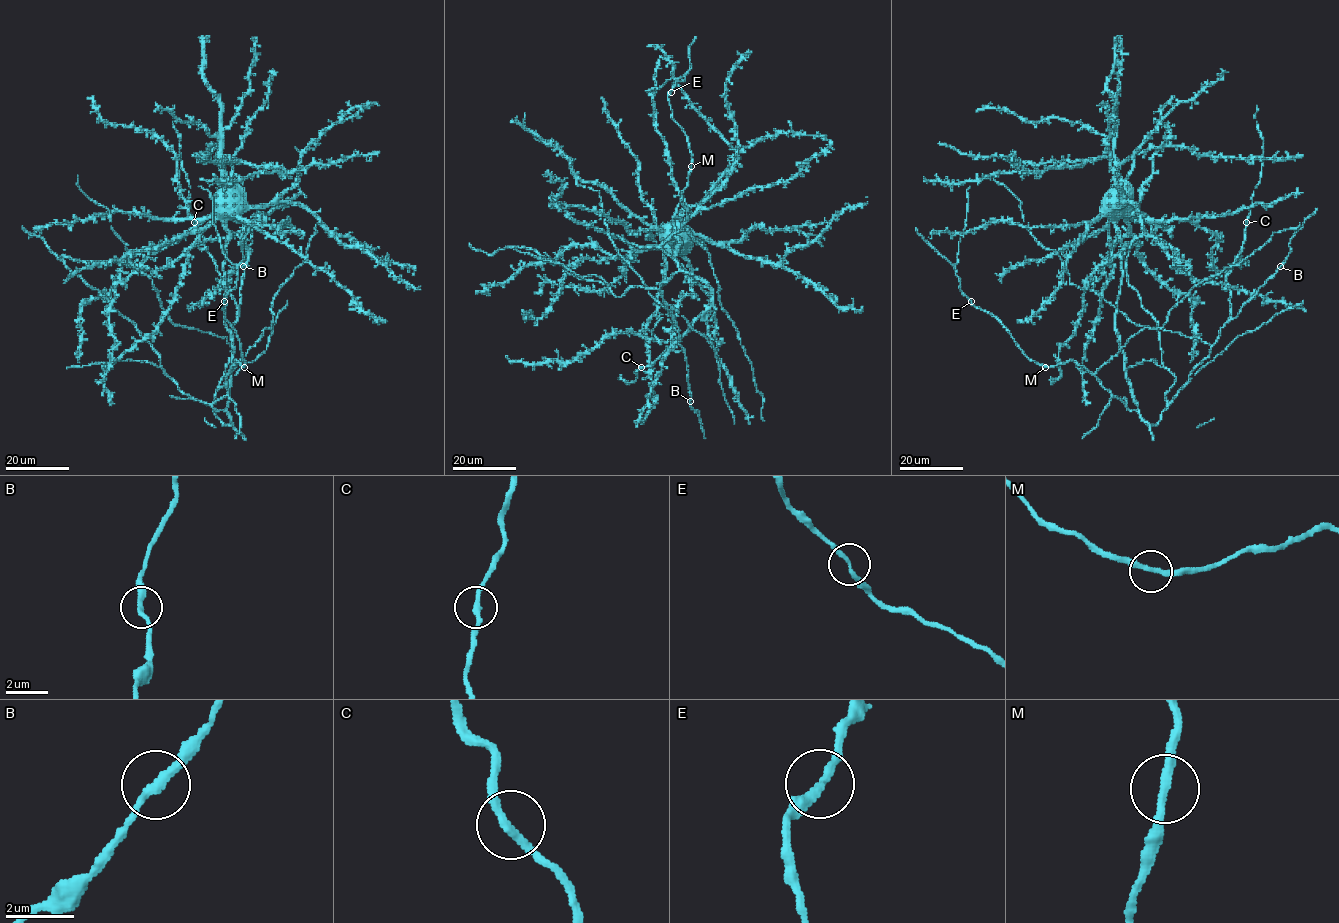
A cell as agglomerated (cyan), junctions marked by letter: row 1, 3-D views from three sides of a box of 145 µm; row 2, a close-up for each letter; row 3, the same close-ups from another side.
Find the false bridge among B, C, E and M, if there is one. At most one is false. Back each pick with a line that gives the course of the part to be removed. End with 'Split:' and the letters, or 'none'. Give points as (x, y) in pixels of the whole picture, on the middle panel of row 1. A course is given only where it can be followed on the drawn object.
Split: none

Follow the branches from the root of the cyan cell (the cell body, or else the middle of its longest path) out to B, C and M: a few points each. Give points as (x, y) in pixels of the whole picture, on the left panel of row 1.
B: (225, 214), (244, 225), (242, 242), (249, 251), (249, 258), (225, 283), (235, 302), (237, 318), (243, 267)
C: (225, 214), (244, 225), (242, 242), (249, 251), (249, 258), (230, 273), (225, 285), (194, 222)
M: (225, 214), (224, 324), (233, 352), (230, 401), (216, 410), (234, 360), (244, 367)

